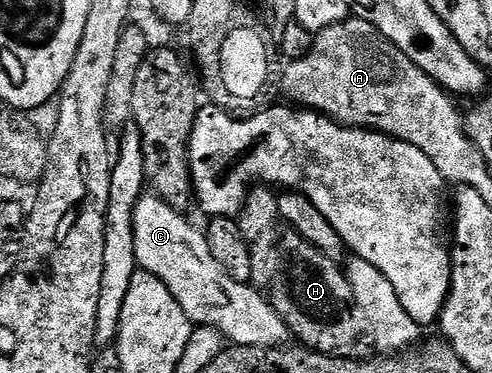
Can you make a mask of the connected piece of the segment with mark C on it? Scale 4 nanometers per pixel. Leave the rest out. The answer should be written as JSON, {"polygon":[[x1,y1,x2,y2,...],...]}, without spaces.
{"polygon":[[145,195,137,202,133,242,138,266,161,280,194,326,215,327,235,345,277,347,290,340,287,323,275,311,272,300,256,293,252,284,235,280,211,255,208,236,160,197]]}

